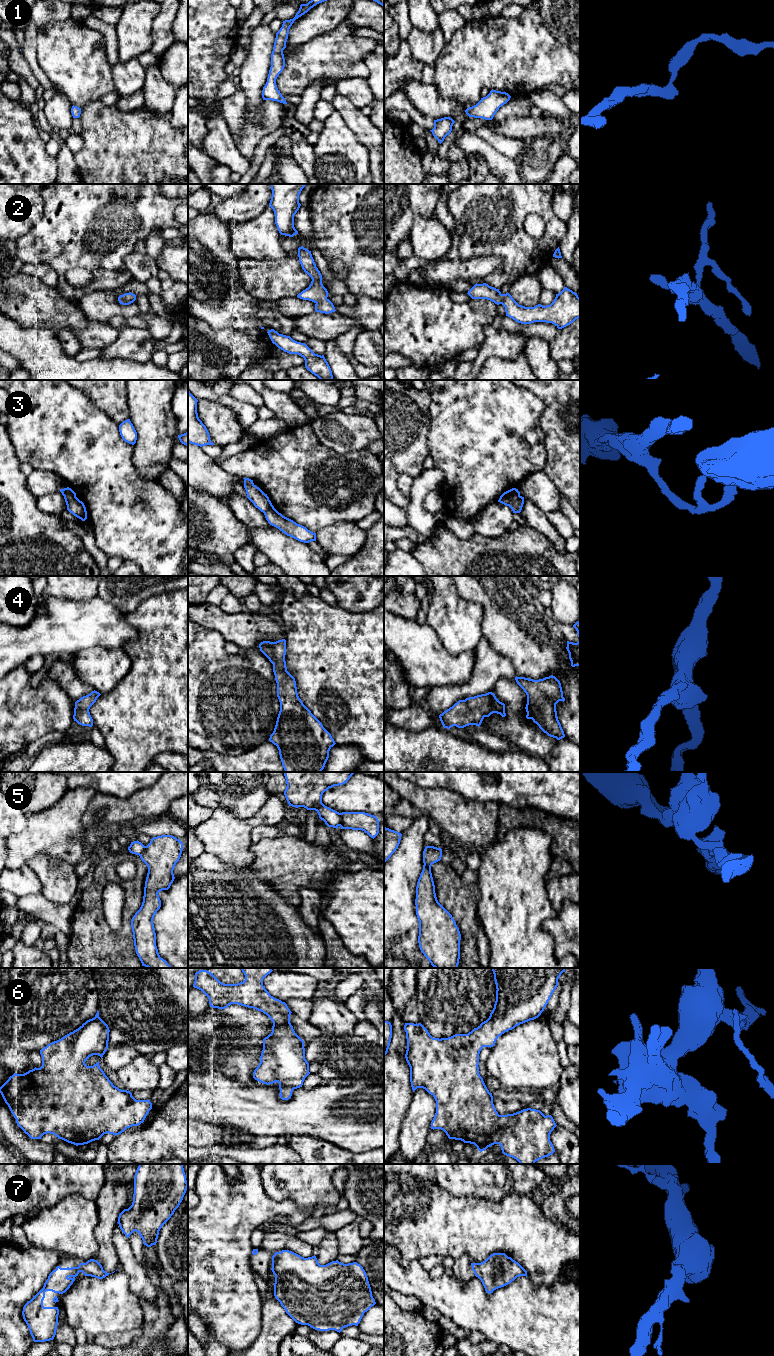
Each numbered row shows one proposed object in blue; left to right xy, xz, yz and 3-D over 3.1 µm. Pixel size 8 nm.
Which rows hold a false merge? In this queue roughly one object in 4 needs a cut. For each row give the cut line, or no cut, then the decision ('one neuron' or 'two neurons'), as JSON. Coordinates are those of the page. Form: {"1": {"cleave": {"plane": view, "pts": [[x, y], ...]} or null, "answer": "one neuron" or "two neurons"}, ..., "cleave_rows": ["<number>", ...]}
{"1": {"cleave": null, "answer": "one neuron"}, "2": {"cleave": null, "answer": "one neuron"}, "3": {"cleave": {"plane": "yz", "pts": [[520, 496], [509, 506]]}, "answer": "two neurons"}, "4": {"cleave": null, "answer": "one neuron"}, "5": {"cleave": {"plane": "xz", "pts": [[339, 813], [340, 825]]}, "answer": "two neurons"}, "6": {"cleave": null, "answer": "one neuron"}, "7": {"cleave": null, "answer": "one neuron"}, "cleave_rows": ["3", "5"]}

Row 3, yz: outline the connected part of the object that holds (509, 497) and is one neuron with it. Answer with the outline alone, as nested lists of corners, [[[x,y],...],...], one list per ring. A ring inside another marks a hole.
[[[512,488],[504,492],[500,496],[498,502],[510,507],[519,497],[520,497],[520,492],[518,491],[518,489]]]

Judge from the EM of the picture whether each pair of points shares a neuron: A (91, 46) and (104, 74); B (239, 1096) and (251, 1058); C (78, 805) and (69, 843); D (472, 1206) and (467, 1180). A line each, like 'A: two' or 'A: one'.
A: one
B: two
C: one
D: two

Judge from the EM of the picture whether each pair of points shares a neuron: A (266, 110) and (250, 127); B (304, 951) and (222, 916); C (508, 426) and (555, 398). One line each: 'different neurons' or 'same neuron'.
A: same neuron
B: same neuron
C: different neurons

